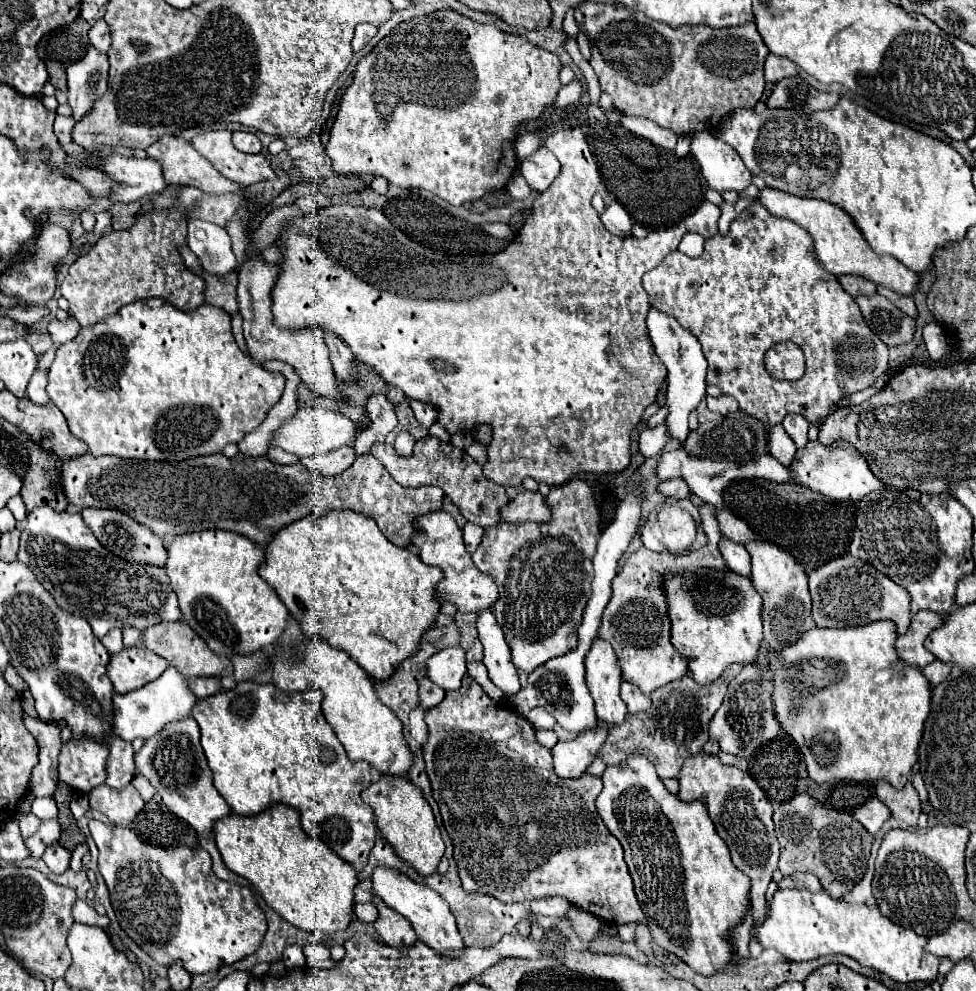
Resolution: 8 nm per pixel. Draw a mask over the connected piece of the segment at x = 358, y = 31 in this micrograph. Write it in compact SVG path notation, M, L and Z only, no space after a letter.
M359 24L357 28L355 28L355 36L353 36L353 42L351 42L351 46L353 46L353 50L355 52L359 52L373 36L375 36L375 32L377 32L377 26L369 26L369 24Z

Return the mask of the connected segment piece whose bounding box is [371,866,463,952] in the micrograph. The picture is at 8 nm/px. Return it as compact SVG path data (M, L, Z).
M377 866L373 870L371 882L373 882L373 892L389 908L403 914L411 922L411 926L421 942L425 942L427 946L431 946L437 952L449 952L449 950L463 948L463 938L455 926L455 918L449 910L449 904L435 890L429 890L429 886L417 884L411 878L407 878L405 874L401 874L399 870L389 870L387 866Z

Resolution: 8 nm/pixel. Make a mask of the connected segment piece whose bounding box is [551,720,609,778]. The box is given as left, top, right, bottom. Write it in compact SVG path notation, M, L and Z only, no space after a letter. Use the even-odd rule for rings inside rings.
M597 720L595 728L581 732L569 744L553 746L551 754L553 754L555 772L561 778L579 778L587 770L587 766L593 762L595 752L601 748L607 734L609 734L609 726Z

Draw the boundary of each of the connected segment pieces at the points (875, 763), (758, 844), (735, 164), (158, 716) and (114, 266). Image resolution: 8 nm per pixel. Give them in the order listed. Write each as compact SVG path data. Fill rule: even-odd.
M871 622L865 626L857 626L857 628L813 628L809 632L805 632L793 646L783 648L779 654L769 652L771 658L771 668L781 668L783 664L783 672L775 676L775 692L773 692L773 700L775 700L775 712L777 718L785 730L785 734L791 736L791 740L799 746L805 764L807 764L807 772L809 778L817 784L827 782L827 784L835 784L841 780L853 780L853 782L865 782L865 780L889 780L895 788L903 788L905 782L909 780L911 768L917 762L917 748L921 742L921 734L923 734L923 722L929 714L929 698L931 698L931 682L923 676L919 666L909 666L905 662L899 660L897 650L895 650L895 640L897 640L897 626L895 622Z
M705 752L689 756L683 762L677 796L683 802L701 800L707 806L709 818L713 820L717 834L729 846L733 864L751 878L753 920L761 922L767 910L765 890L767 884L771 882L771 874L777 870L777 860L779 860L779 842L773 834L773 824L767 824L767 816L771 820L773 814L773 804L767 800L765 792L747 772L735 766L725 766L717 756Z
M709 132L693 134L691 154L697 158L703 176L717 192L741 192L751 184L753 174L741 162L739 154Z
M167 666L167 670L157 680L145 684L145 688L127 694L113 694L113 706L115 706L113 732L119 738L131 742L133 738L151 738L165 724L187 718L191 714L191 708L195 706L195 694L191 692L187 678L175 666Z
M197 204L191 208L163 208L141 214L129 230L105 234L91 252L77 258L61 282L61 294L69 302L73 318L85 328L115 314L121 306L145 298L163 298L179 310L205 304L204 280L185 270L179 252L179 246L187 242L187 222L193 208Z

